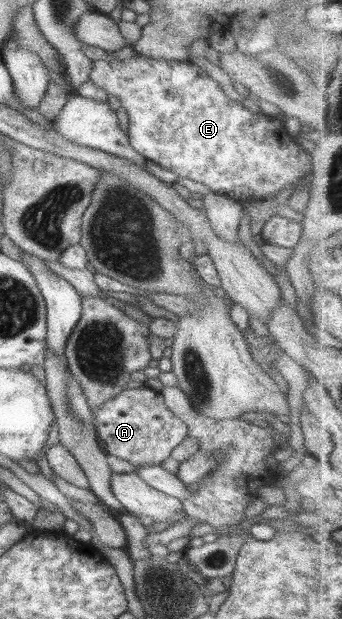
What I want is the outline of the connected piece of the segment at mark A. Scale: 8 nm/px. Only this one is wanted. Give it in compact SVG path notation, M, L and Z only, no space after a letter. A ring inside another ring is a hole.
M130 385L95 410L92 424L98 440L105 444L107 456L126 460L134 469L141 465L159 465L188 436L186 424L164 405L159 392L142 385Z

